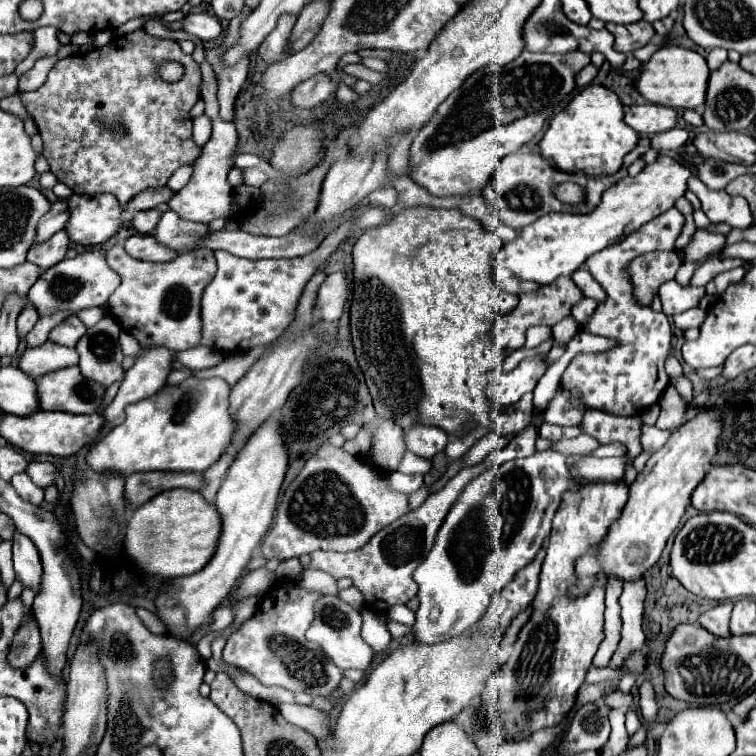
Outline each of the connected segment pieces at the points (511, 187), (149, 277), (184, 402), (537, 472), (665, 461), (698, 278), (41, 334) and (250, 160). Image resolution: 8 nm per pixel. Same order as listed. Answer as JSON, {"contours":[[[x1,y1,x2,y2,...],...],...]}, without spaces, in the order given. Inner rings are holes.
{"contours":[[[641,137,639,145,625,157,625,163,623,167,615,173,615,175,605,175,605,177,587,177,585,173,565,173,557,167,553,167,547,159,543,159,537,151,529,151,529,149,521,149,517,153,511,153,507,157,503,157,489,181,489,185,483,189,483,199,489,207,489,213,501,217,501,221,513,229,523,229,527,227,531,221,547,215,547,213,553,213,553,211,563,211,567,209,567,205,559,203,555,197,553,197,553,187,561,181,575,181,579,185,583,185,587,189,587,203,579,205,579,207,571,207,575,209,575,213,591,213,599,201,601,201,601,193,611,187,613,183,617,183,619,179,623,179,627,175,627,167,637,159,641,157,645,151,649,149,649,137]],[[115,245,105,253,105,261,121,277,121,285,113,291,113,295,107,301,107,311,111,313,111,317,119,321,125,333,133,335,143,347,165,345,175,351,183,351,183,349,191,349,199,345,201,341,201,295,217,271,211,249,193,249,183,255,177,255,175,259,167,263,149,263,149,261,129,259,123,247]],[[189,377,181,385,171,387,165,385,157,395,149,399,141,399,125,409,127,419,113,427,101,441,97,441,85,455,85,461,91,471,103,473,113,471,121,477,143,471,205,471,219,459,219,455,227,449,231,435,235,433,235,421,229,417,229,385,223,379,195,379]],[[557,451,535,453,527,459,517,459,515,463,505,463,497,469,487,469,475,477,459,495,449,515,445,517,441,529,437,531,435,545,425,561,413,571,413,579,419,585,417,597,421,605,415,613,415,641,425,645,435,645,449,641,469,627,473,627,487,611,495,593,499,593,507,583,513,581,515,573,529,565,551,533,551,521,563,503,567,491,579,491,579,481,575,481,565,465,565,457]],[[705,409,693,419,685,421,681,427,677,427,669,441,649,457,645,469,637,475,635,483,629,489,629,501,623,509,619,523,611,527,611,535,607,535,603,551,599,551,597,557,583,555,583,559,575,563,579,571,579,587,571,587,571,595,587,593,587,587,591,587,591,575,595,575,595,571,603,571,605,575,617,575,623,581,631,581,641,577,657,563,669,535,681,523,687,503,691,503,691,493,707,475,711,459,717,453,721,433,723,415,719,415,719,411,715,409]],[[711,257,707,259,693,275,691,279,691,285,695,287,705,287,715,275,723,273,723,271,729,271,729,269,735,269,735,267,741,267,743,265,743,259,719,259,719,257]],[[51,315,51,319,39,319,37,321,37,325,29,331,29,335,25,337,25,341,27,341,27,347,39,347,41,343,45,343,47,341,47,337,49,337,49,331,55,327,55,325,59,325,63,319,65,319,67,315]],[[239,153,235,157,235,167,239,169,245,169,245,167,257,167,261,163,261,159,257,155,251,155,251,153]]]}

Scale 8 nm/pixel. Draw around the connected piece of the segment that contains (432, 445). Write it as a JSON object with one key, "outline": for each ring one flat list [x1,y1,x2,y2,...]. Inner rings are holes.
{"outline":[[415,423,403,431,403,441,405,441,405,447,409,451,413,451,415,455,433,459,433,455,437,455,445,449,449,435,439,427]]}

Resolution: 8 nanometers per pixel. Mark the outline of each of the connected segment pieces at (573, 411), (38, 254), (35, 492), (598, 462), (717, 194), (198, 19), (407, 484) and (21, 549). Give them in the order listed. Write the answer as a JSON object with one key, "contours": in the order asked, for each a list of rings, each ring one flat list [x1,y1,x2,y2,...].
{"contours":[[[559,387,555,399,549,403,545,411,545,423,553,423,561,427,579,425,583,419,583,411,585,407,579,407,579,403,575,403,575,399,571,399,571,395,567,395,567,391]],[[61,229,55,235,51,235,47,241,33,245,27,253,27,261,39,265,41,269,49,269,65,259,69,245,71,245,71,239,67,231]],[[25,471,13,475,11,485,15,487,15,491,19,493,21,499,27,499,29,503,35,503,35,505,41,505,43,503,43,489,37,487]],[[627,455,623,457,607,457,607,459,583,459,577,463,577,467,571,469,571,473,579,473,579,477,597,477,597,479,623,479,625,467,631,463]],[[691,177,689,191,699,197,701,209,711,223,727,223,739,229,747,229,751,225,751,211,745,199,731,197,725,191,711,191,697,177]],[[191,13,183,19,183,31,207,43,207,41,215,41,221,35,221,25,219,25,219,19,215,19,213,15]],[[393,471,389,475,389,481,391,481,391,487,395,491,403,491,407,495,411,495,413,491,417,491,421,485,423,485,423,475,415,473,415,475,407,475,407,473,399,473,399,471]],[[15,531,13,535,13,563,15,563,15,575,25,587,33,587,35,591,39,589,39,579,41,579,41,559,35,543]]]}

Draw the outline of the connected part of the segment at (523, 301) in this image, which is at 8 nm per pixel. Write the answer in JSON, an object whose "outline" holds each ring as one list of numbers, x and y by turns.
{"outline":[[571,277,555,279,555,283,549,283,549,285,537,289,537,291,533,291,533,293,519,295,519,305,517,305,511,313,497,317,497,321,493,323,495,343,503,349,503,353,521,349,523,343,525,343,525,331,527,331,531,325,547,325,547,327,557,325,559,321,563,321,565,317,571,315,571,307,573,307,579,299,583,299,583,293,581,293,581,289,573,283]]}

